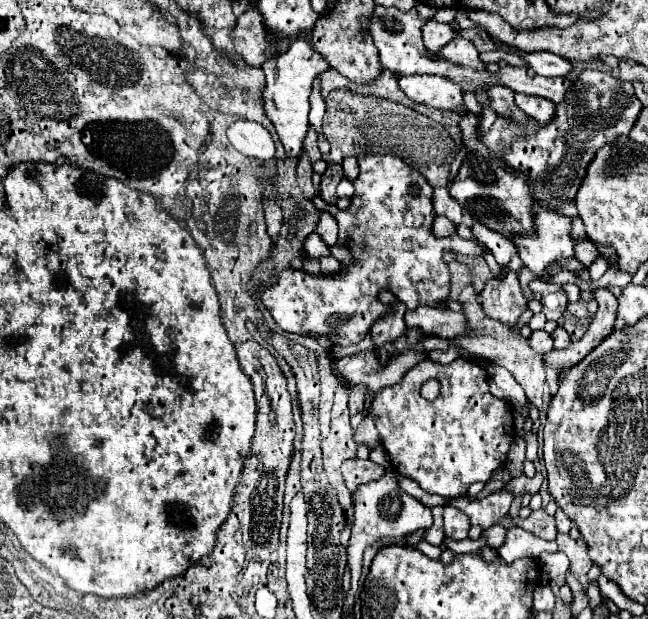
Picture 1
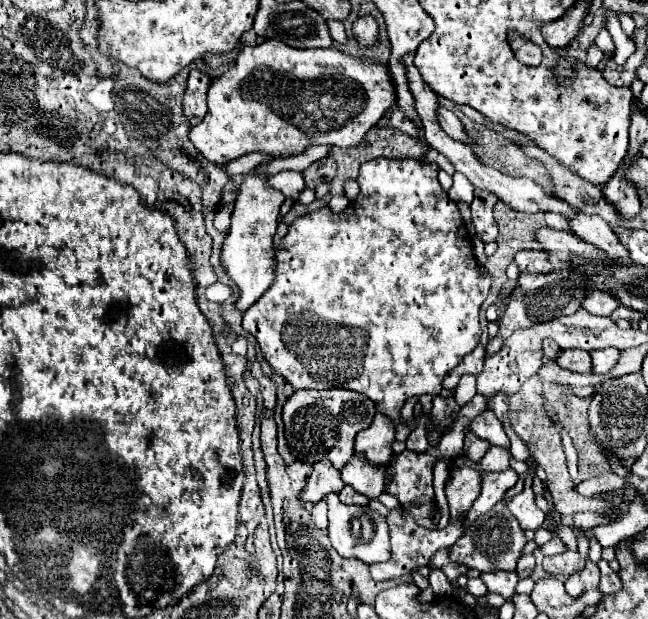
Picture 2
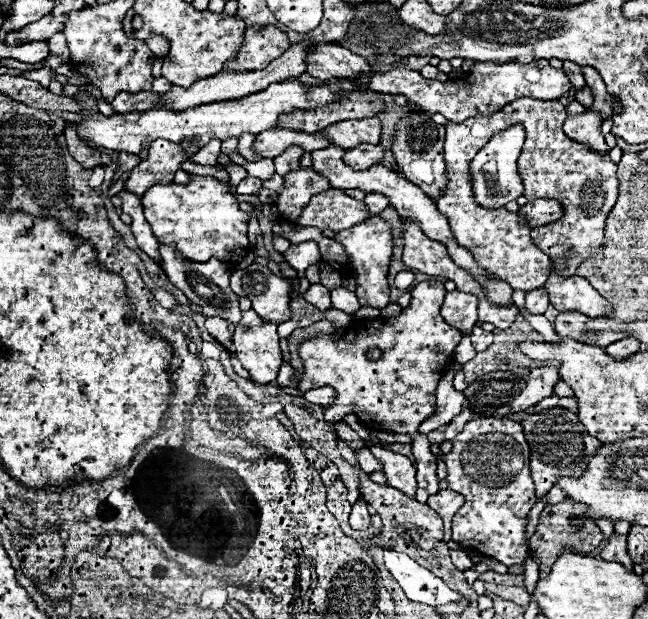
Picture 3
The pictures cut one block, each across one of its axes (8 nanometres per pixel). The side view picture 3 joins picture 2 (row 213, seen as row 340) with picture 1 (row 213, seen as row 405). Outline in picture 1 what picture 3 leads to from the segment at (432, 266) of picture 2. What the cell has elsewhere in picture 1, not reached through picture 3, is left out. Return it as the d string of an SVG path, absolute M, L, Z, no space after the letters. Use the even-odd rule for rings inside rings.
M362 154L358 156L358 166L360 174L354 180L356 192L348 208L340 210L320 196L312 198L318 210L326 210L336 218L340 226L338 244L346 246L354 260L340 264L340 272L336 274L308 274L304 270L286 268L278 272L274 284L260 284L258 288L262 304L284 332L314 338L326 336L330 346L358 344L376 320L392 312L392 308L378 298L382 290L392 292L410 310L422 304L444 310L450 296L450 270L442 254L448 250L458 254L474 254L475 251L475 256L482 256L485 248L458 235L436 238L432 234L436 218L430 202L432 186L398 156ZM410 184L420 188L416 196L408 192Z

